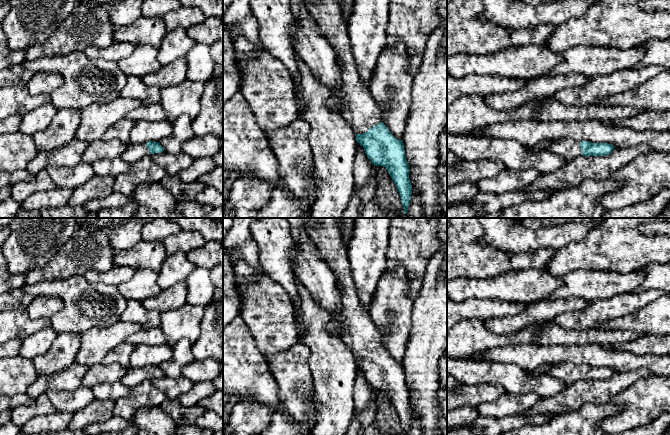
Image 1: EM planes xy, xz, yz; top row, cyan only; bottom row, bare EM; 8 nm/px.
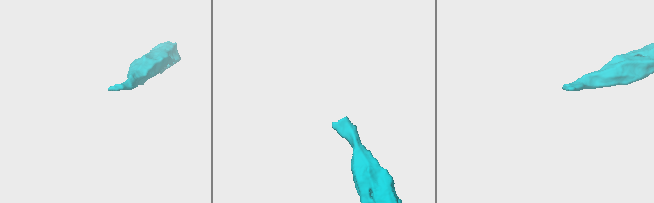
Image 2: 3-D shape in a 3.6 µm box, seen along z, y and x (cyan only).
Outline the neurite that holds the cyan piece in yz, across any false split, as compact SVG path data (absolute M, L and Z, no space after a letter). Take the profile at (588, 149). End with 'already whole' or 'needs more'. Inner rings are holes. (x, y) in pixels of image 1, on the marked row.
M561 139L553 141L548 151L559 155L570 162L581 155L583 156L606 156L615 147L608 143L591 143L588 141L576 142L571 139Z; needs more

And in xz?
M314 0L308 3L307 12L317 26L319 33L329 42L334 50L340 67L341 116L356 134L357 143L365 150L367 157L376 166L385 167L397 186L404 214L408 211L412 185L409 179L409 164L405 156L402 140L396 139L382 122L382 109L377 105L367 86L360 81L352 55L347 25L342 21L338 0Z; needs more

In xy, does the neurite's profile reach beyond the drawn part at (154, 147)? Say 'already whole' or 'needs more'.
needs more

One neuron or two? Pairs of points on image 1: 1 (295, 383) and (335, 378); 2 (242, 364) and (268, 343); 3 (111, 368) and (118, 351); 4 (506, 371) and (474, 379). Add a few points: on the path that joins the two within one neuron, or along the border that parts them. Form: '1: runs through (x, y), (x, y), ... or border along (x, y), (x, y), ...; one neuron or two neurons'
1: border along (308, 358), (313, 382), (313, 398), (316, 404); two neurons
2: border along (248, 329), (256, 347), (267, 362); two neurons
3: border along (102, 362), (116, 362), (127, 368); two neurons
4: runs through (498, 373), (482, 373); one neuron

